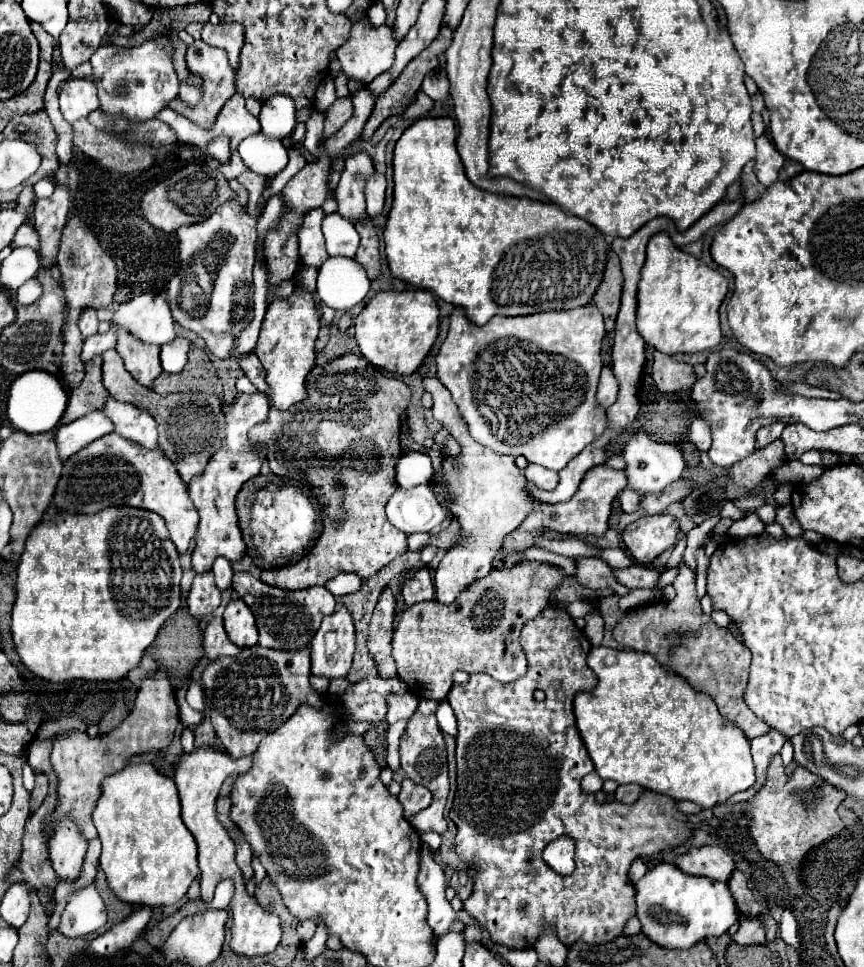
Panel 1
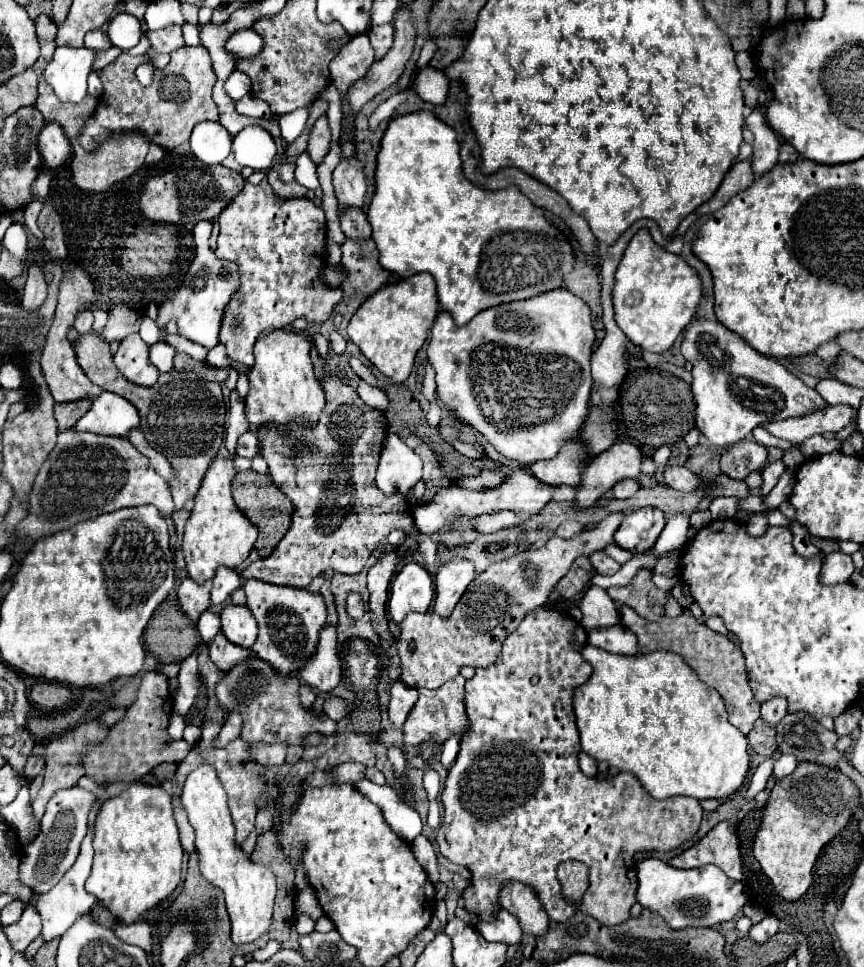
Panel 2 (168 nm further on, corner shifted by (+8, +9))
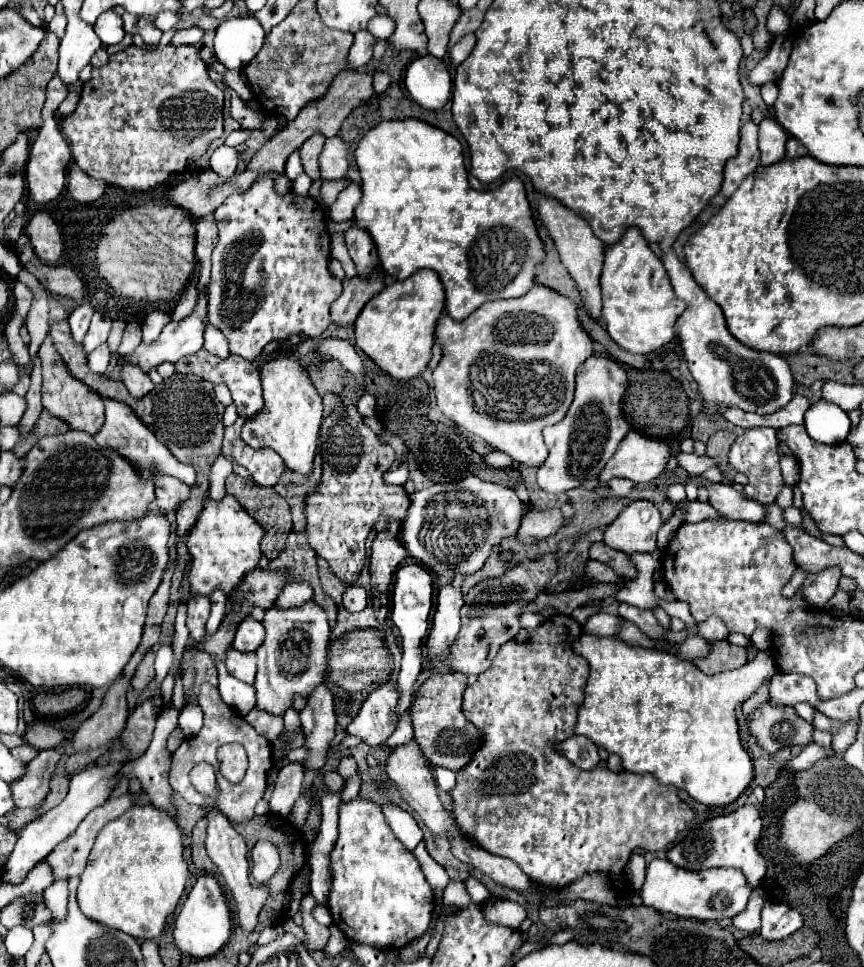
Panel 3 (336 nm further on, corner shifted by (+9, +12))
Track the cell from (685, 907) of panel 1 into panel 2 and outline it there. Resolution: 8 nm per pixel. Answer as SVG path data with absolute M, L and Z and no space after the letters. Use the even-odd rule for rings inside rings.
M649 857L637 865L637 879L637 901L649 911L657 911L671 929L715 927L733 919L747 903L745 885L729 879L721 869L713 865L685 871L671 867L661 859Z

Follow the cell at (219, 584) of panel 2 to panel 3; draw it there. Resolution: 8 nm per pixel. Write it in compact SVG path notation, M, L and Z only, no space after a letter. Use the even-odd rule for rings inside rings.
M216 588L210 594L210 600L212 600L212 612L206 622L206 636L212 636L216 632L216 628L220 626L220 620L224 618L224 612L226 612L226 596L220 588Z

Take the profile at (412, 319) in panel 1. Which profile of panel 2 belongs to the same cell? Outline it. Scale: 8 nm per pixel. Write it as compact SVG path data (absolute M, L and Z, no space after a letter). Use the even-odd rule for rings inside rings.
M417 273L399 283L385 285L373 293L351 317L347 333L361 353L391 381L403 383L413 365L415 355L429 337L429 329L437 317L439 301L435 279L429 273Z

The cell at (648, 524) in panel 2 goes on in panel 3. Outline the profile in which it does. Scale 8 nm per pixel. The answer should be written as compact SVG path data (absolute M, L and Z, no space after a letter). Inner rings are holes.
M634 500L606 528L604 542L624 554L654 552L660 526L662 516L658 508L650 500Z

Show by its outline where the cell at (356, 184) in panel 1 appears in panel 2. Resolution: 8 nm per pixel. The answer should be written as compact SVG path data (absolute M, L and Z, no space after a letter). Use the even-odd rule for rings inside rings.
M351 209L341 215L341 229L345 237L351 239L369 239L371 237L371 225L361 209Z

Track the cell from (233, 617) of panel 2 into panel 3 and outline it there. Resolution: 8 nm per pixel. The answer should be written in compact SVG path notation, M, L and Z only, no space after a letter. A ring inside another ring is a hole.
M246 616L236 628L232 646L238 648L240 652L254 652L258 648L260 640L264 640L264 626L258 620L254 620L252 616Z

